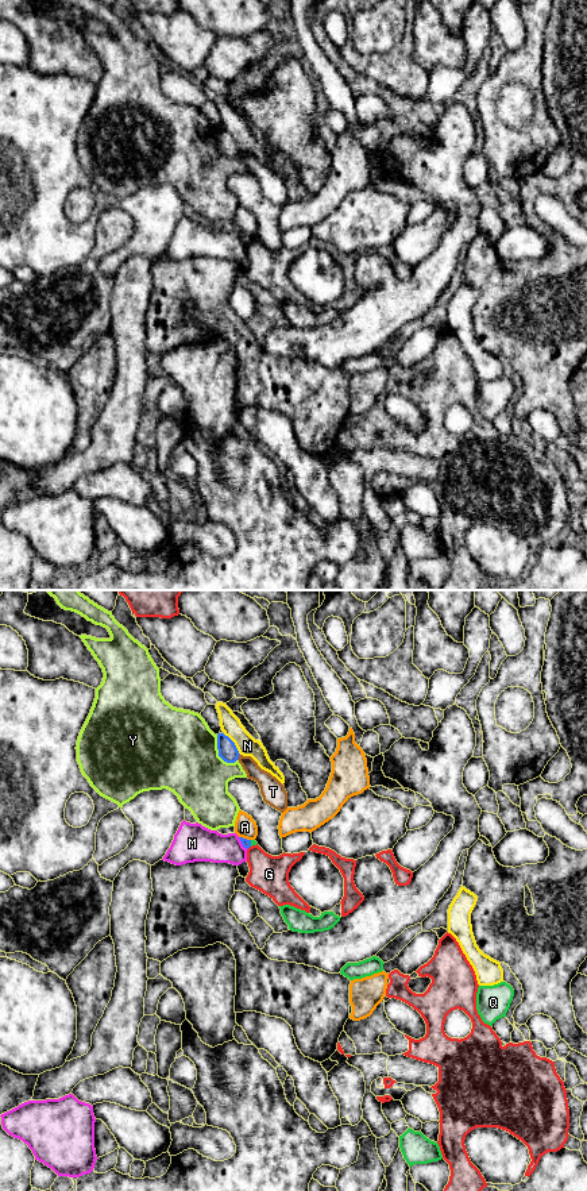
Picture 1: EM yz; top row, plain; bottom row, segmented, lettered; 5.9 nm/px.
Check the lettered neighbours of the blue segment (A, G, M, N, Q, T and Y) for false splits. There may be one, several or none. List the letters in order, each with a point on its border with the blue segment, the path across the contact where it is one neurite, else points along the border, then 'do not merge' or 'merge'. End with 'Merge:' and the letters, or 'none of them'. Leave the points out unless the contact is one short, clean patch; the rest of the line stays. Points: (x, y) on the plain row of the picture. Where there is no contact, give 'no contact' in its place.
A: meets blue in yz at (244, 234); border along yz (239, 231), (250, 235); do not merge
G: meets blue in yz at (248, 242); border along yz (250, 241), (247, 245); do not merge
M: meets blue in yz at (242, 238); do not merge
N: meets blue in yz at (234, 138); do not merge
Q: meets blue in yz at (250, 238); border along yz (250, 235), (251, 241); do not merge
T: meets blue in yz at (238, 151); do not merge
Y: meets blue in yz at (219, 147); do not merge
Merge: none of them

